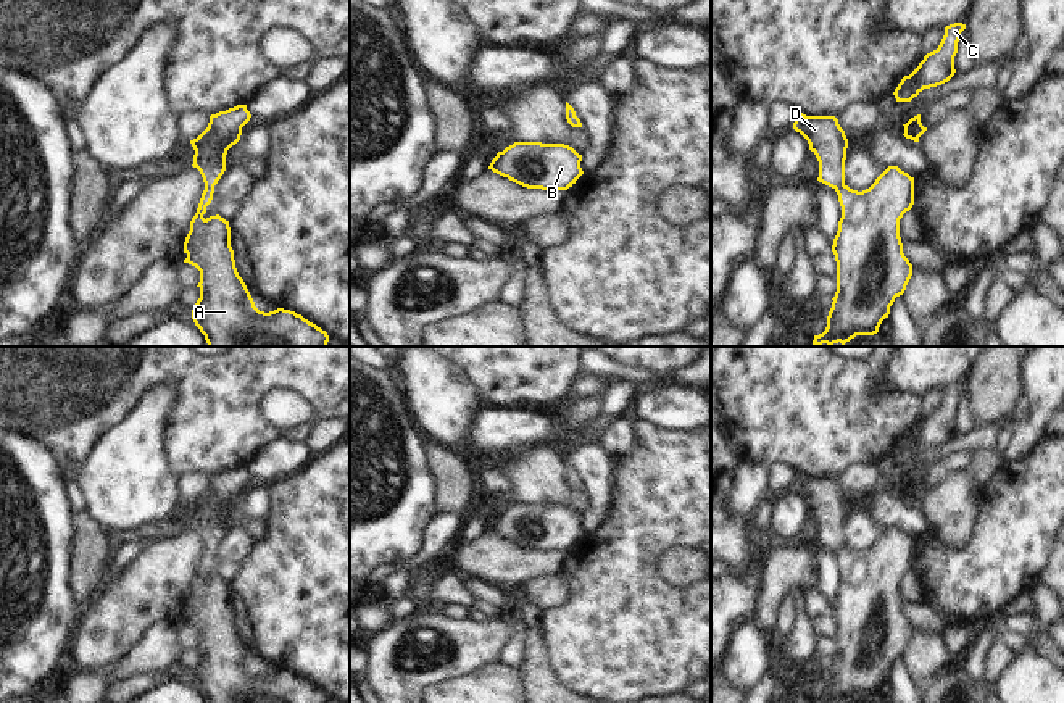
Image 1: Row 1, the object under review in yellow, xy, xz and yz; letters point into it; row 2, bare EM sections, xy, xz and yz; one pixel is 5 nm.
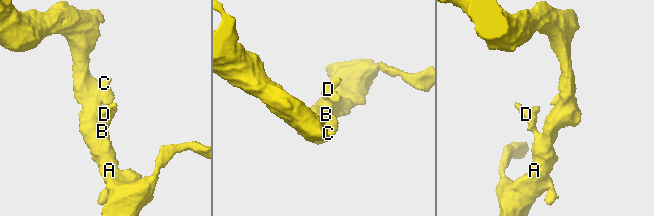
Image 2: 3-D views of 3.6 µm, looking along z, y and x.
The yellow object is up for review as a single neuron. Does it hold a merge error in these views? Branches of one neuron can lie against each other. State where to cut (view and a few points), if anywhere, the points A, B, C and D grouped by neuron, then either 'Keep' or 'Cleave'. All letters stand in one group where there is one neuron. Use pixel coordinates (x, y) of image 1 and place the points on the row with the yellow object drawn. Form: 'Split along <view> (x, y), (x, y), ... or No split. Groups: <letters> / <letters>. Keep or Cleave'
No split. Groups: A B C D. Keep.

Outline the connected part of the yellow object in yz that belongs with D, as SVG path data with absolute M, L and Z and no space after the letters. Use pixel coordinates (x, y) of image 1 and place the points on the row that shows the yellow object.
M796 111L793 129L809 144L809 150L819 161L817 181L832 187L842 206L838 231L832 252L837 261L837 292L827 316L827 327L814 335L813 345L822 343L842 347L856 335L874 335L895 298L903 295L912 276L912 264L903 253L900 219L914 205L914 177L898 166L888 166L875 182L862 190L853 190L845 184L845 160L848 139L835 116L806 116Z

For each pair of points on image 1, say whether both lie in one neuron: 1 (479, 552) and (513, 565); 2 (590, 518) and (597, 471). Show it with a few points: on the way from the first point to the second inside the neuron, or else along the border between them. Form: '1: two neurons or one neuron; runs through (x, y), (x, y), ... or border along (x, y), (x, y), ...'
1: one neuron; runs through (487, 558), (505, 563)
2: one neuron; runs through (597, 507), (597, 482)

